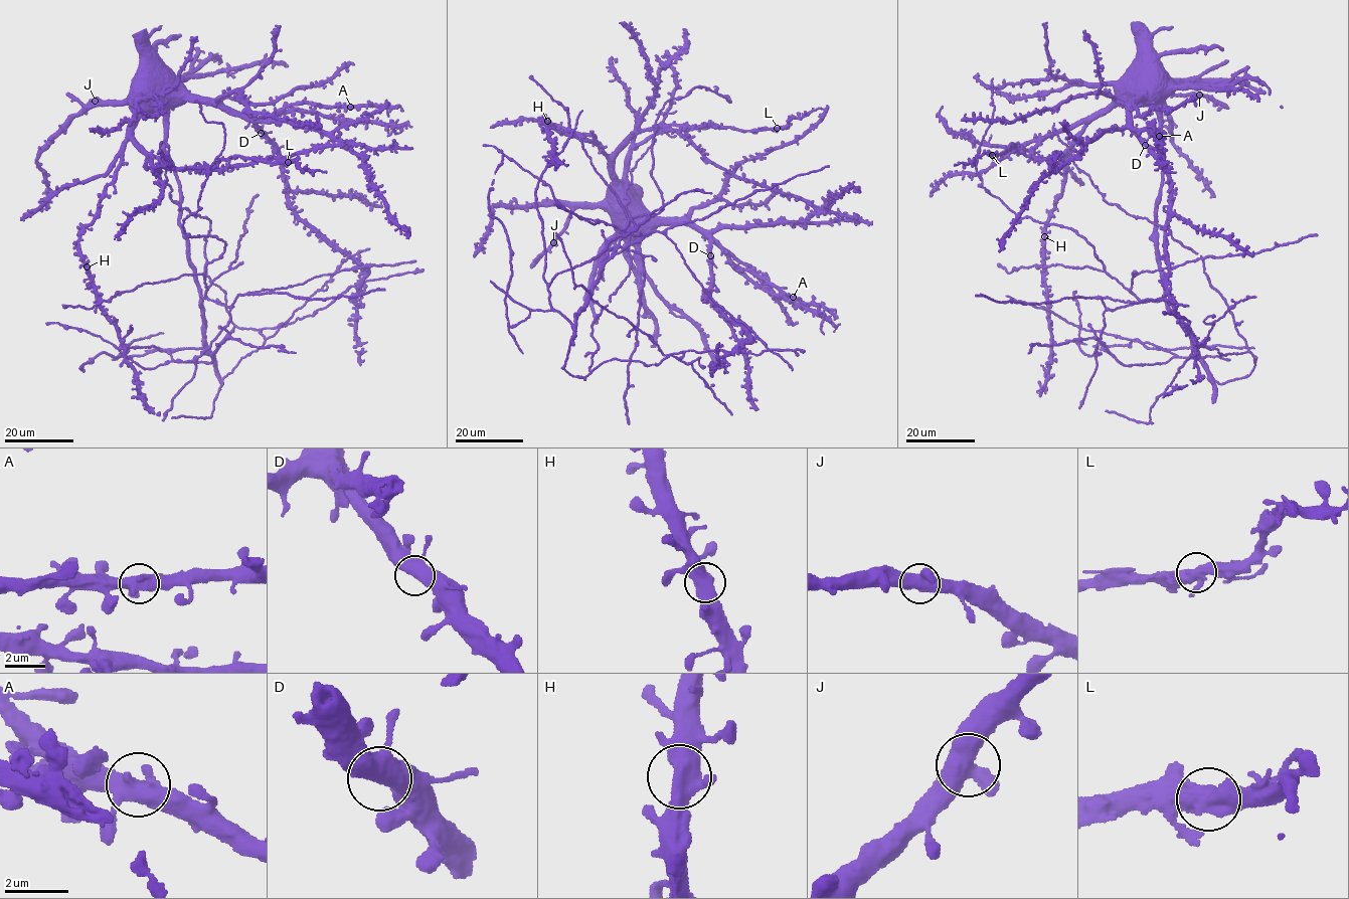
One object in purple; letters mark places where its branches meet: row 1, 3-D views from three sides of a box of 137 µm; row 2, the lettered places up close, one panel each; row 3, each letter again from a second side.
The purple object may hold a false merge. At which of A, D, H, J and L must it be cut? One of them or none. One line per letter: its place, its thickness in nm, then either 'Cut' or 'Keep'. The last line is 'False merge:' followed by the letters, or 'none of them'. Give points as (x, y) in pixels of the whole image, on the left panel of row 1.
A: Place: (350, 107). Thickness 480 nm. Keep
D: Place: (261, 133). Thickness 480 nm. Keep
H: Place: (87, 266). Thickness 480 nm. Keep
J: Place: (95, 101). Thickness 500 nm. Keep
L: Place: (288, 162). Thickness 500 nm. Keep
False merge: none of them

